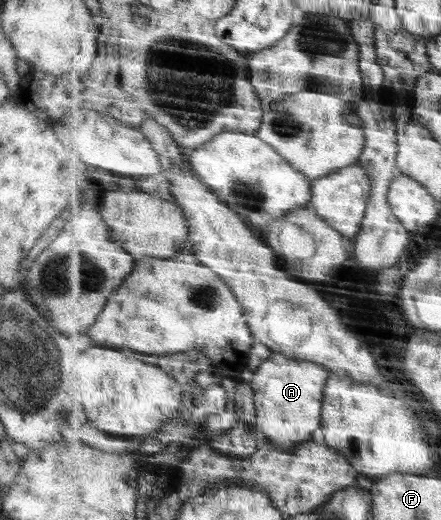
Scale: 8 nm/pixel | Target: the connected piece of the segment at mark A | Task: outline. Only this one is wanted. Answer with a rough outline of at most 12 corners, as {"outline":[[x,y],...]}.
{"outline":[[273,352],[252,385],[264,441],[285,450],[323,427],[333,371]]}

